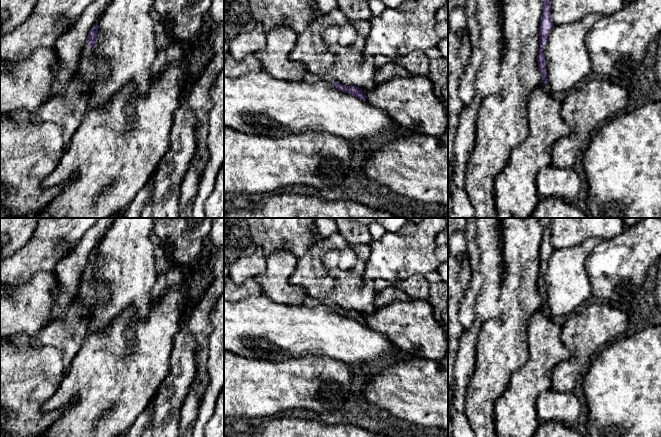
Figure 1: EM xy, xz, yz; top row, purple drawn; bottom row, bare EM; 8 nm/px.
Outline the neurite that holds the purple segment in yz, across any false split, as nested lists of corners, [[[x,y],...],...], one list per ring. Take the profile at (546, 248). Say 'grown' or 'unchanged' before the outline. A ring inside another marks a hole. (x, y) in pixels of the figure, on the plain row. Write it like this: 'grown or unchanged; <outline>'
grown; [[[538,218],[538,219],[543,228],[543,236],[541,239],[539,251],[539,268],[541,273],[538,276],[537,284],[538,291],[542,300],[541,309],[545,315],[551,317],[547,304],[546,284],[543,278],[543,271],[546,269],[548,265],[548,260],[552,252],[554,251],[550,240],[551,239],[550,218]]]

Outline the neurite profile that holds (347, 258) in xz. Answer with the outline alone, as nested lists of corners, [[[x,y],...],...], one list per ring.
[[[345,248],[339,254],[338,267],[341,270],[348,270],[355,266],[356,261],[357,261],[357,256],[355,252],[350,248]]]

